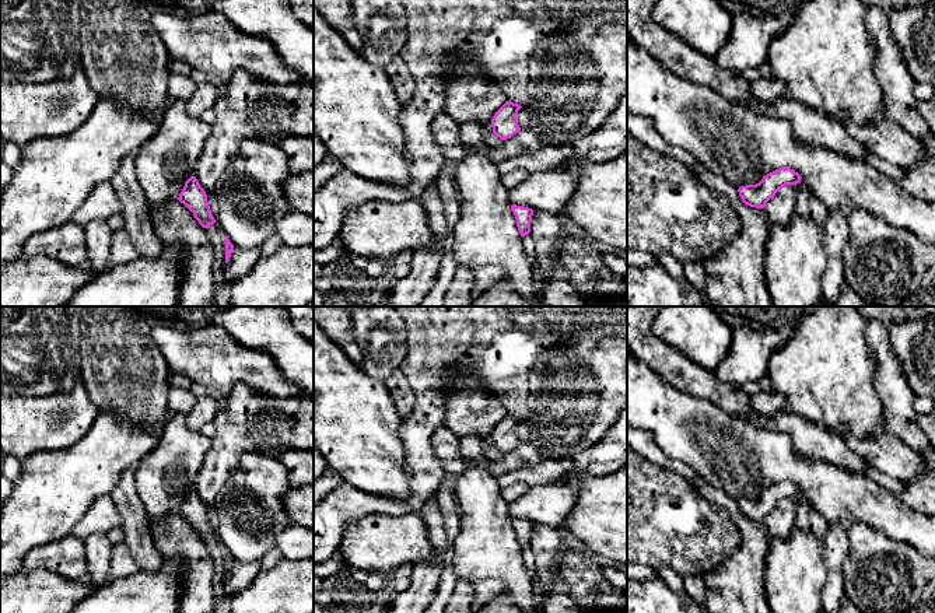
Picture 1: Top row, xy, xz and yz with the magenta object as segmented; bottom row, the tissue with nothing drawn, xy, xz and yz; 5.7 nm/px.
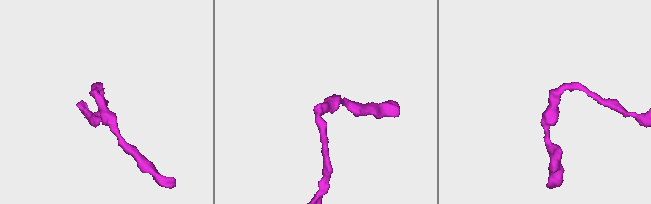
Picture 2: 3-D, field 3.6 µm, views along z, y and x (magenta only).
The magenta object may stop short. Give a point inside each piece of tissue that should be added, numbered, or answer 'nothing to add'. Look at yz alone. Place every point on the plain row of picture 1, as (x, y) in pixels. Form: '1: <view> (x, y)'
nothing to add

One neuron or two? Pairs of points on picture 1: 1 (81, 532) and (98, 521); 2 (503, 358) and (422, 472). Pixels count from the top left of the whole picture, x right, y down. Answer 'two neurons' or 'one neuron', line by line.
1: one neuron
2: one neuron

